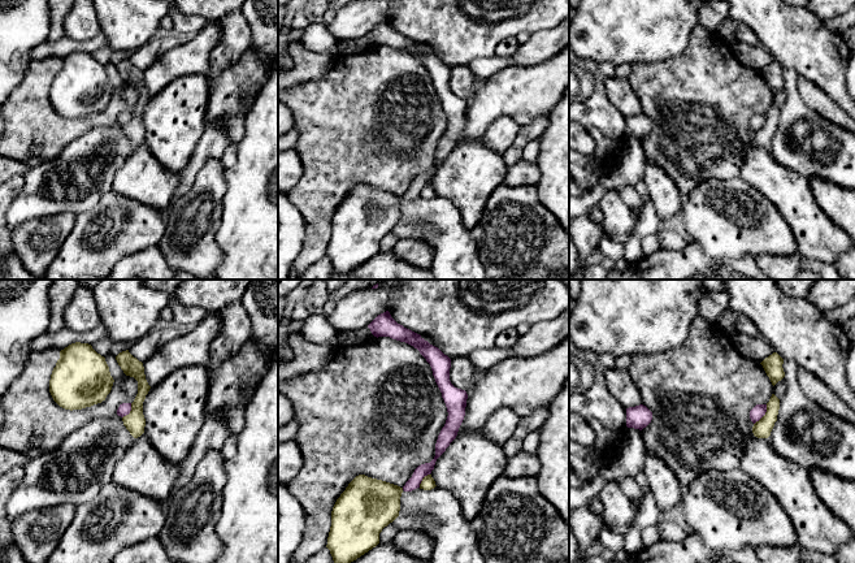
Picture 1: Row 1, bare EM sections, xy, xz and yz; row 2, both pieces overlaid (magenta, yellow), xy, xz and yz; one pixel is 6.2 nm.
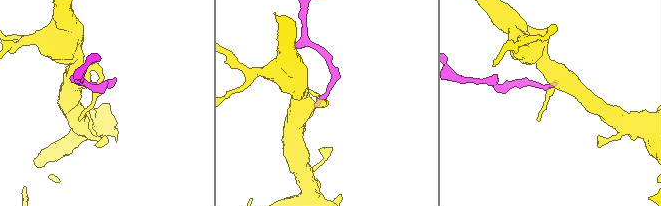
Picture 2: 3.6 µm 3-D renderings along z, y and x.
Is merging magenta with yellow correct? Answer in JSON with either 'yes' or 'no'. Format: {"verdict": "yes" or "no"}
{"verdict": "yes"}

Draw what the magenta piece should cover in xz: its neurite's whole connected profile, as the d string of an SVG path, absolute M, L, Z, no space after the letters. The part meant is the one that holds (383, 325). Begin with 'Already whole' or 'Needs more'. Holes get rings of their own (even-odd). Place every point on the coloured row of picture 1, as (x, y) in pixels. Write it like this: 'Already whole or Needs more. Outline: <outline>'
Needs more. Outline: M389 311L378 315L368 328L377 338L390 337L420 351L431 367L448 416L438 436L434 459L418 465L403 488L365 475L356 476L348 484L331 511L326 547L334 563L351 563L379 543L382 529L399 516L403 491L417 488L431 490L437 486L430 473L437 459L456 438L468 399L466 391L455 387L450 381L451 359L420 334L398 324Z

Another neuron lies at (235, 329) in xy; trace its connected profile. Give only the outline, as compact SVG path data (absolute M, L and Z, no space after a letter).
M234 302L218 312L221 328L211 343L207 367L216 369L252 337L251 319L242 302Z

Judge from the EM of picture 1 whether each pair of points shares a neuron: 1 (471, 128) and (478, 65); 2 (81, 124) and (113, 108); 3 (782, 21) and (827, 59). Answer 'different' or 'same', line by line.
1: different
2: same
3: same

